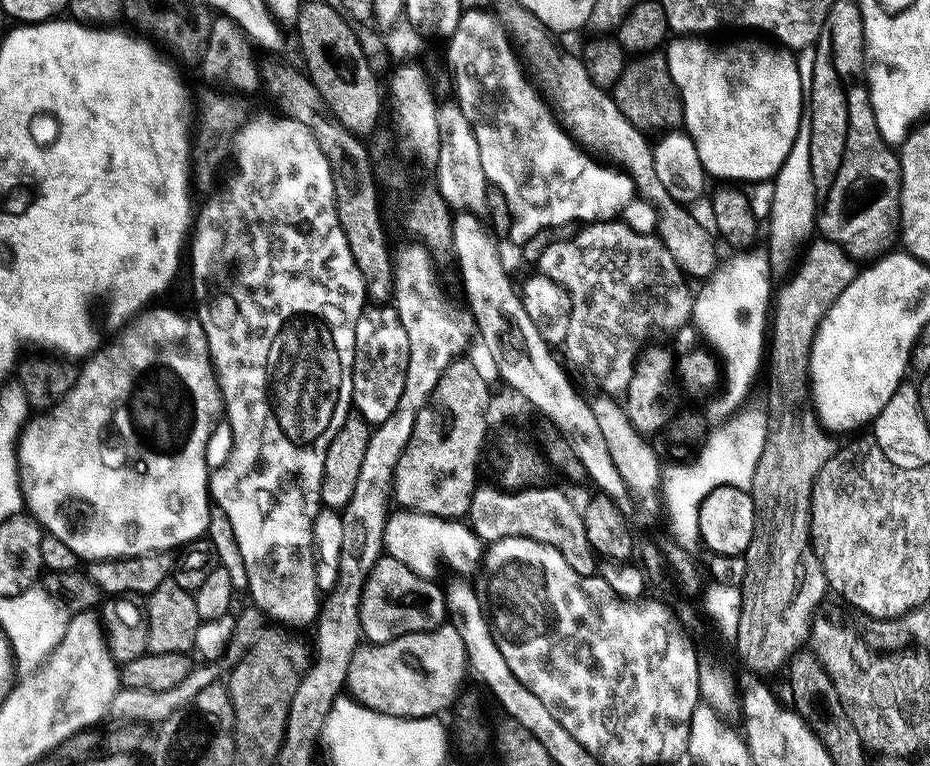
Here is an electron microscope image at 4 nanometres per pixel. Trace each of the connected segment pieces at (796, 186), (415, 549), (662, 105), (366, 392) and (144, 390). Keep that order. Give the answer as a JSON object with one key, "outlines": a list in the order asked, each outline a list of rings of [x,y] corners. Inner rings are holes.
{"outlines":[[[[801,113],[798,134],[794,146],[773,177],[772,202],[770,204],[770,224],[768,226],[768,248],[766,255],[769,261],[797,259],[797,252],[803,245],[802,238],[813,229],[816,211],[817,181],[812,172],[813,149],[810,146],[810,116]]],[[[396,510],[396,513],[393,511],[387,517],[382,538],[384,542],[382,548],[387,555],[409,566],[410,570],[420,577],[428,579],[435,579],[438,576],[438,562],[434,558],[439,547],[444,552],[452,551],[453,560],[463,562],[466,566],[471,563],[477,565],[484,553],[483,541],[467,523],[460,520],[441,520],[434,515],[423,515],[407,510]]],[[[663,51],[641,52],[625,63],[618,82],[610,90],[613,102],[635,128],[676,130],[684,122],[684,103],[678,86],[670,74],[667,55]]],[[[375,302],[369,303],[360,312],[356,323],[356,345],[354,346],[354,362],[352,363],[352,406],[357,417],[369,426],[386,422],[390,414],[398,406],[398,398],[402,398],[402,386],[406,382],[406,366],[410,358],[410,341],[406,338],[406,329],[398,318],[395,307]]],[[[153,307],[138,316],[119,333],[113,344],[105,343],[83,361],[74,387],[56,403],[39,424],[39,419],[29,419],[21,433],[18,455],[20,457],[20,488],[24,491],[27,511],[40,523],[47,535],[66,542],[77,558],[84,562],[121,560],[123,556],[142,554],[168,554],[192,540],[199,540],[207,533],[210,511],[210,471],[208,472],[208,443],[216,423],[222,420],[222,397],[212,355],[206,342],[206,334],[199,320],[191,315],[183,316],[172,308]]]]}

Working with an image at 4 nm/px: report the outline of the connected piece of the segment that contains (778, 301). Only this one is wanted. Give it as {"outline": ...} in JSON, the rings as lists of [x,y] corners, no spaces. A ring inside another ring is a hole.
{"outline":[[[816,238],[809,248],[808,246],[809,244],[803,249],[795,265],[796,273],[781,288],[779,285],[774,296],[770,338],[776,342],[776,360],[800,360],[800,364],[804,364],[804,360],[810,362],[812,343],[824,321],[825,312],[830,310],[838,294],[846,290],[846,286],[856,277],[858,271],[857,265],[842,245]]]}

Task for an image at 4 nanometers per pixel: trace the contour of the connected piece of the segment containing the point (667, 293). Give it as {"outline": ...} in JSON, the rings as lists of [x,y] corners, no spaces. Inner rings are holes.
{"outline":[[[619,219],[598,220],[588,222],[581,227],[580,232],[570,238],[569,241],[554,242],[541,254],[538,263],[538,272],[541,277],[551,281],[557,289],[565,288],[568,291],[568,325],[564,328],[564,356],[576,368],[588,372],[588,376],[608,395],[608,398],[620,398],[625,395],[630,386],[630,382],[635,378],[638,371],[636,359],[640,356],[640,351],[644,348],[644,343],[651,338],[655,332],[676,332],[684,323],[691,321],[694,316],[694,303],[692,304],[692,292],[688,289],[689,277],[680,269],[678,262],[674,260],[674,255],[666,248],[659,236],[653,233],[642,233],[639,227],[628,224],[619,224]]]}

